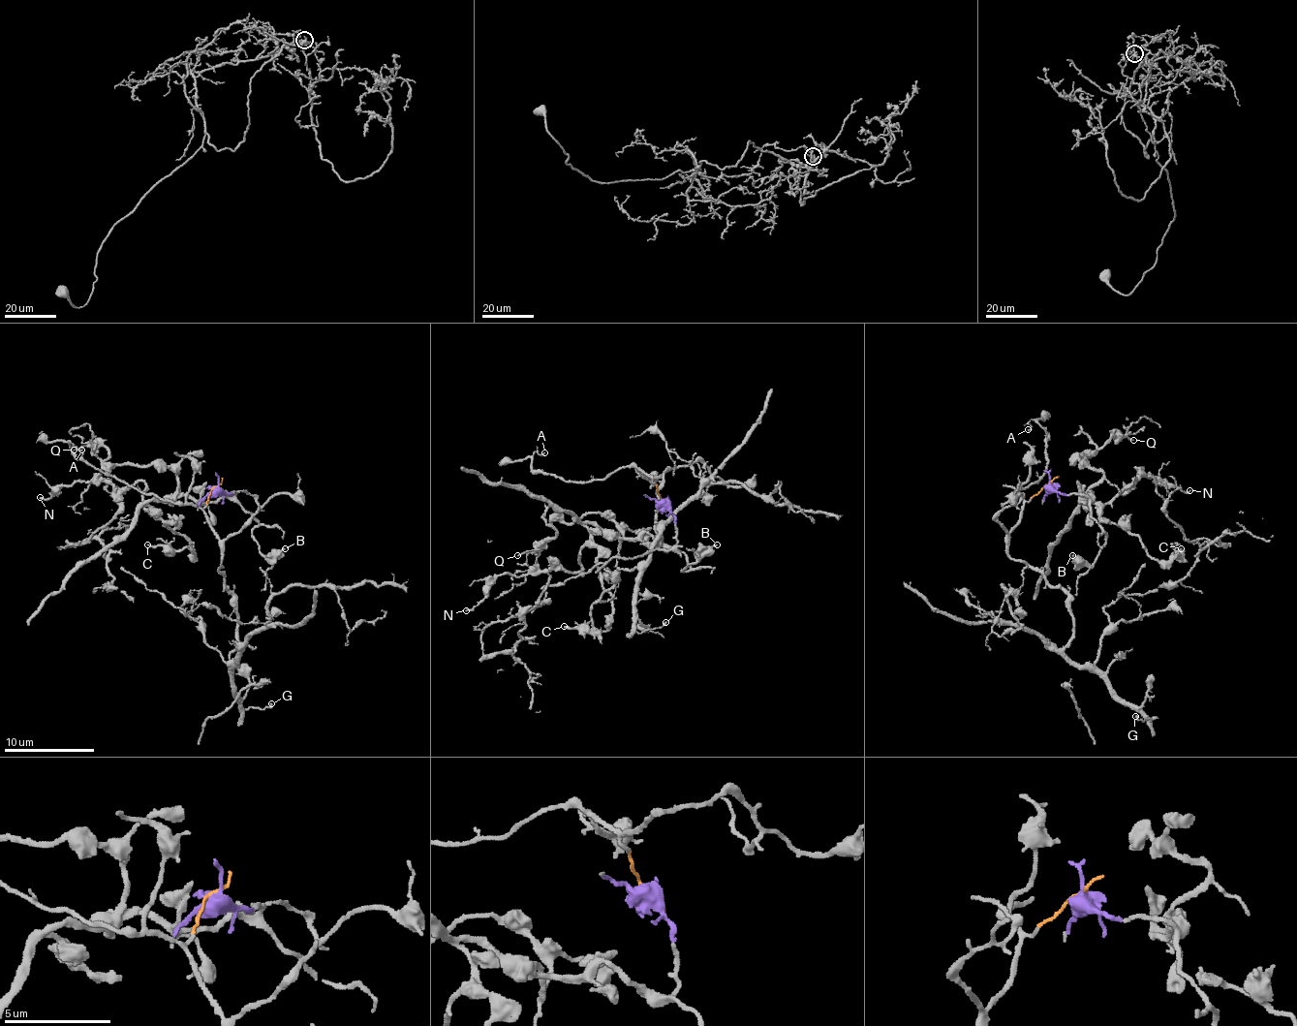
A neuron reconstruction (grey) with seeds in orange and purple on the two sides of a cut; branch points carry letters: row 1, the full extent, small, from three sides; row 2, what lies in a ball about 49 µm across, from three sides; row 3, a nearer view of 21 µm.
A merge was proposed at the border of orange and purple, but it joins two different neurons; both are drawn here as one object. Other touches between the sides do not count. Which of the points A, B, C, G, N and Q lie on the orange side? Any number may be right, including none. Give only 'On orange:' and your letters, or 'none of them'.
On orange: A, G

